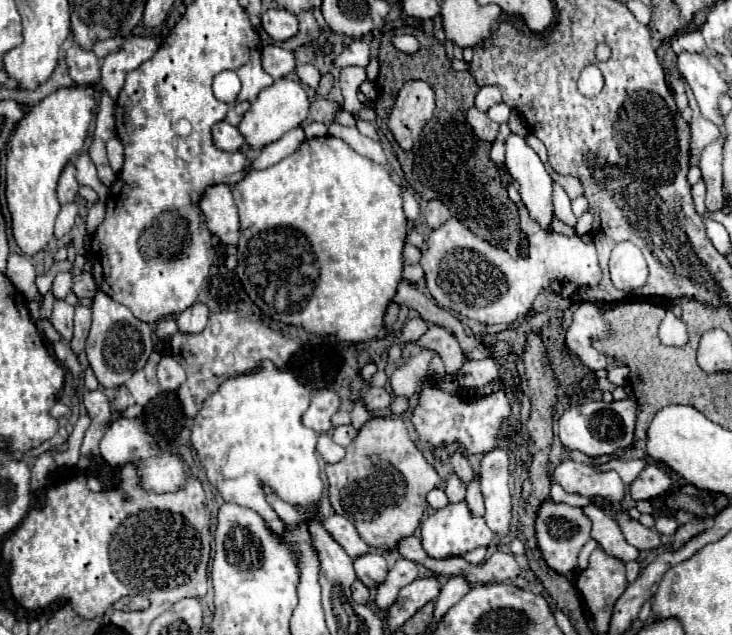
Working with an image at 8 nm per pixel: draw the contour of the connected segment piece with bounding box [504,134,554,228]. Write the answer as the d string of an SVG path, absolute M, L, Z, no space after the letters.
M510 134L504 142L506 146L506 168L512 176L512 184L514 188L520 192L520 198L524 202L524 206L528 208L530 216L540 222L542 226L550 226L552 218L554 218L554 208L552 208L552 178L546 172L542 160L538 158L538 154L526 144L526 140L518 134Z

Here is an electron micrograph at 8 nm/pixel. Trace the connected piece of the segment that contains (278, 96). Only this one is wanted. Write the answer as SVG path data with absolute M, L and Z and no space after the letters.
M280 78L272 86L264 88L264 92L260 92L260 96L252 102L250 112L246 112L242 122L238 124L238 130L250 148L264 148L280 140L288 130L298 128L300 122L308 116L308 110L310 110L310 100L306 96L304 86L296 80Z

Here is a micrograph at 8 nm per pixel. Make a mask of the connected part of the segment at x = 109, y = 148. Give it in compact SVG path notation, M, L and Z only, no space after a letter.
M110 138L106 142L106 152L108 152L108 160L110 160L110 166L112 170L118 174L122 170L122 164L124 164L124 146L118 138Z

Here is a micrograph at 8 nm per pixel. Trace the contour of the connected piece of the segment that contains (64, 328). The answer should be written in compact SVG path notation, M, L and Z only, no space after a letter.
M54 300L50 322L62 334L62 340L68 342L72 338L72 328L74 328L74 306L66 304L64 300Z

